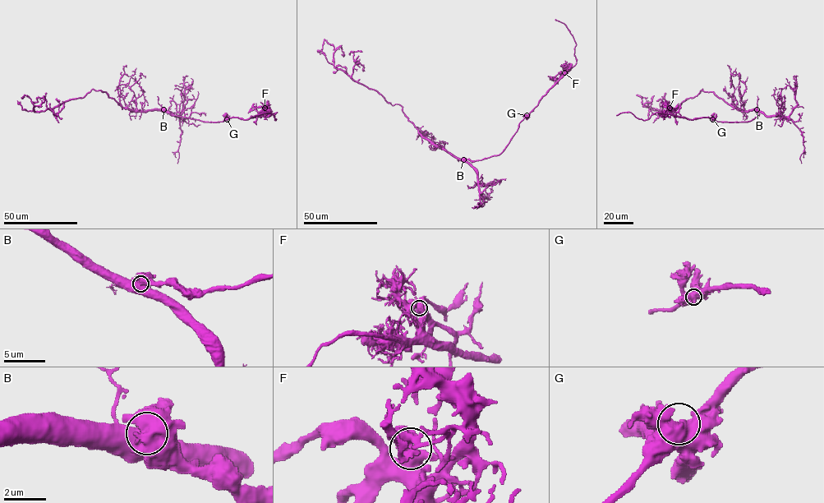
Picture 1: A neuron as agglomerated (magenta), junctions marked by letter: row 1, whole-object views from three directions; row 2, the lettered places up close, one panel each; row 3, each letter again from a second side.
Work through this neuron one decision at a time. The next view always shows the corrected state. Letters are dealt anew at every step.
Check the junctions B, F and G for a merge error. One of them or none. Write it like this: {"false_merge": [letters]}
{"false_merge": ["B"]}

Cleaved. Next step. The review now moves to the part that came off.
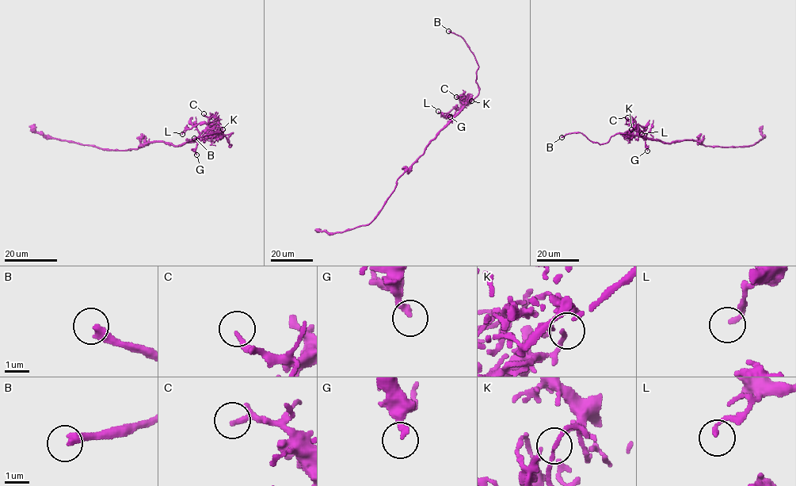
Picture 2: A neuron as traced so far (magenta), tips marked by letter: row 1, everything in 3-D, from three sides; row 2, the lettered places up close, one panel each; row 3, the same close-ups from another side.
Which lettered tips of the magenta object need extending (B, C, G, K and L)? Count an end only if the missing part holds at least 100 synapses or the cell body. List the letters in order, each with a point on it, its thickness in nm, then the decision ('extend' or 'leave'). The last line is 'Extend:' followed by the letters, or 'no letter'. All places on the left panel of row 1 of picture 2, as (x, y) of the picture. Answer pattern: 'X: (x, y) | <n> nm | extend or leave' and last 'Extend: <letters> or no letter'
B: (194, 138) | 340 nm | extend
C: (203, 113) | 200 nm | leave
G: (196, 154) | 280 nm | leave
K: (222, 129) | 130 nm | leave
L: (182, 134) | 160 nm | leave
Extend: B

